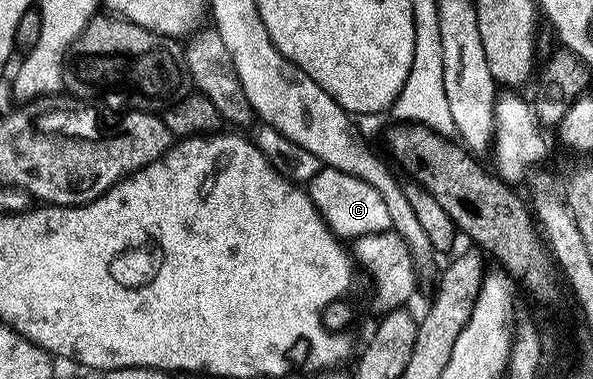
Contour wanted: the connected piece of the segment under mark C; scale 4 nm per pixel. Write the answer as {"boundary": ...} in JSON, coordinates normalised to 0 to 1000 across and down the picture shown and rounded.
{"boundary":[[[546,441],[518,491],[516,507],[546,586],[568,628],[622,625],[632,615],[656,612],[661,604],[658,554],[653,551],[644,515],[624,483],[617,483],[604,467],[592,467],[568,446]]]}

